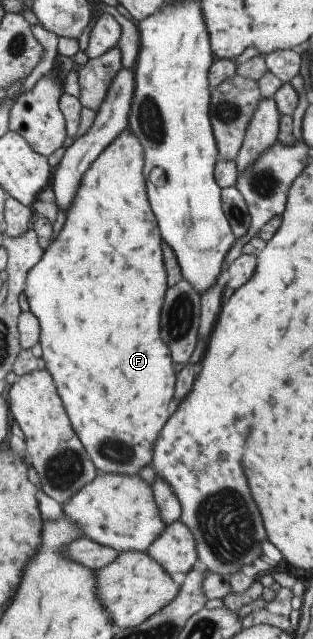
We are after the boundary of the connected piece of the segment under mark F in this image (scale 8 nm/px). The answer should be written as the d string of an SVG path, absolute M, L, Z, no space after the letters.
M125 129L118 137L115 137L111 146L107 146L107 149L103 150L103 153L83 174L77 196L67 210L67 218L65 218L61 232L45 249L41 261L29 270L23 290L29 301L30 312L37 318L41 328L42 365L55 382L57 394L63 400L63 407L69 416L75 435L83 444L95 468L105 474L137 475L143 466L152 464L154 446L159 432L162 431L167 418L169 418L169 404L171 404L173 392L175 392L175 370L173 370L173 362L169 356L169 348L161 340L161 326L159 326L161 304L163 304L163 296L167 290L167 272L165 272L163 254L161 254L161 234L159 234L155 216L151 212L151 206L147 202L145 178L143 178L143 160L145 160L143 156L142 144L129 129Z

